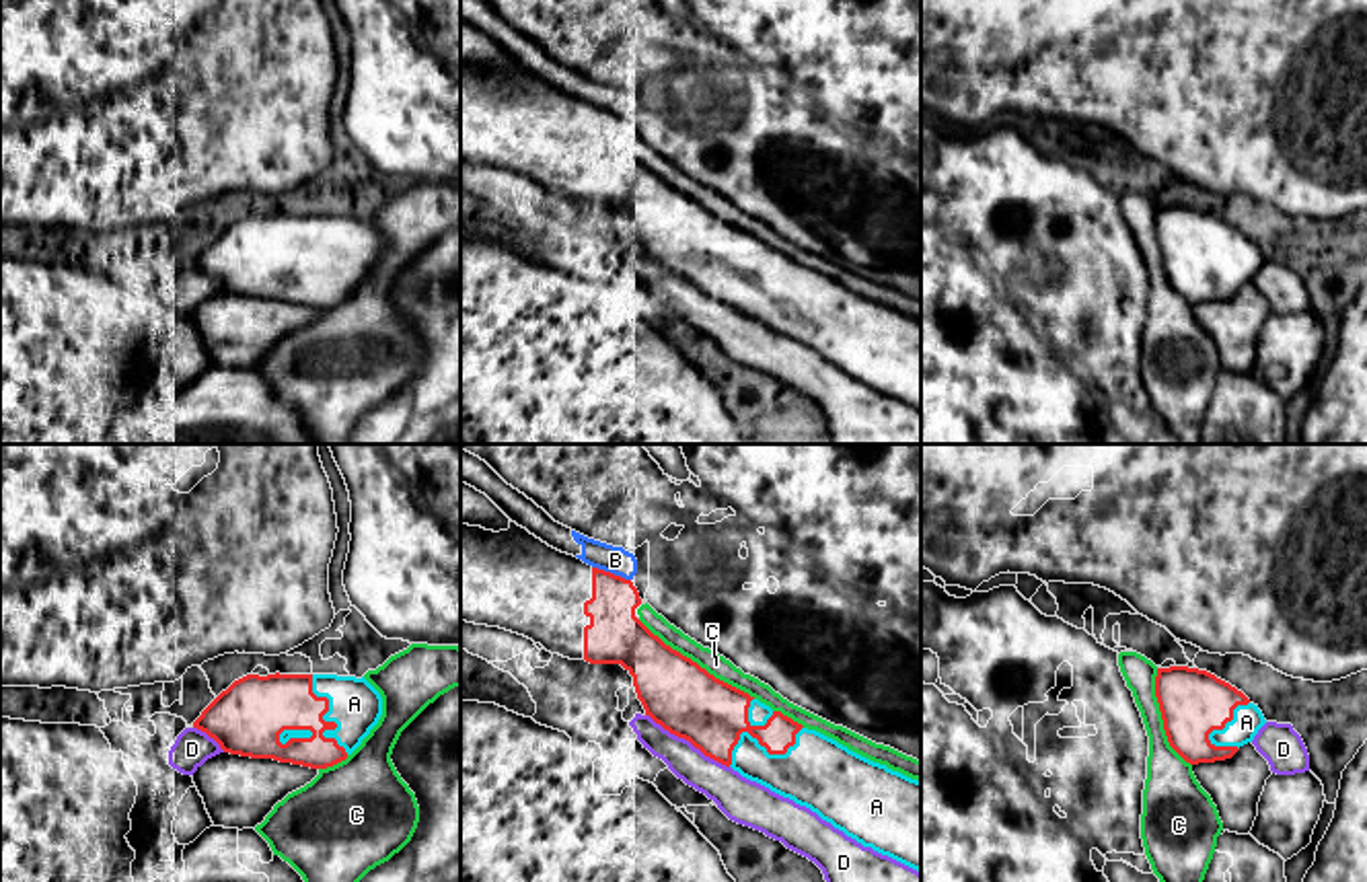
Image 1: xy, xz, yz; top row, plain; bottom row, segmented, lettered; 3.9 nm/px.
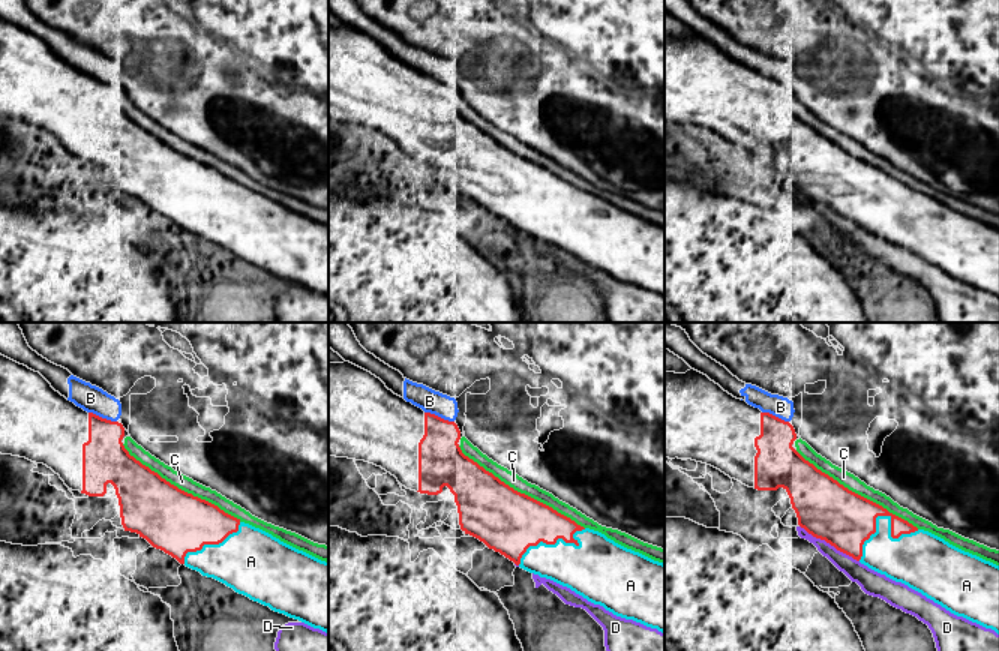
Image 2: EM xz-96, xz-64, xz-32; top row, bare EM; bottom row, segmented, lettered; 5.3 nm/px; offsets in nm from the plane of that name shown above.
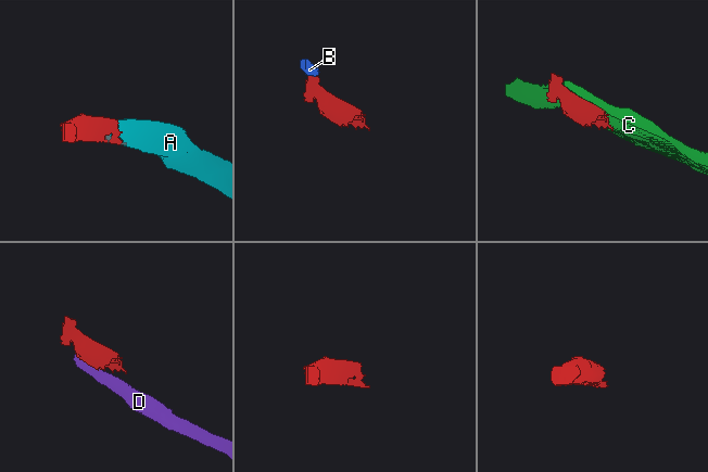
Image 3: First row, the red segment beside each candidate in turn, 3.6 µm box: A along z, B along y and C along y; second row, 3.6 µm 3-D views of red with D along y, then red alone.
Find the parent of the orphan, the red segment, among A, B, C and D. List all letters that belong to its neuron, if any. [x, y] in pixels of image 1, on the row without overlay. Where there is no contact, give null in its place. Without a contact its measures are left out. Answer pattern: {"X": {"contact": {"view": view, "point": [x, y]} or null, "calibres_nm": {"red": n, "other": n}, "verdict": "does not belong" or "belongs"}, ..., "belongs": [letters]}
{"A": {"contact": {"view": "xy", "point": [323, 260]}, "calibres_nm": {"red": 240, "other": 200}, "verdict": "belongs"}, "B": {"contact": {"view": "xz", "point": [609, 112]}, "calibres_nm": {"red": 220, "other": 110}, "verdict": "does not belong"}, "C": {"contact": {"view": "xz", "point": [695, 202]}, "calibres_nm": {"red": 280, "other": 90}, "verdict": "does not belong"}, "D": {"contact": {"view": "xz", "point": [687, 278]}, "calibres_nm": {"red": 280, "other": 150}, "verdict": "does not belong"}, "belongs": ["A"]}

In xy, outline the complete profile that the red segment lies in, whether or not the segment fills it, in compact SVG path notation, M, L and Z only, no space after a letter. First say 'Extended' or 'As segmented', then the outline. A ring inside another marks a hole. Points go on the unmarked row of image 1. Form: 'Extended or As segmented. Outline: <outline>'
Extended. Outline: M247 214L222 230L193 261L224 292L327 308L345 300L382 255L380 232L362 216Z

